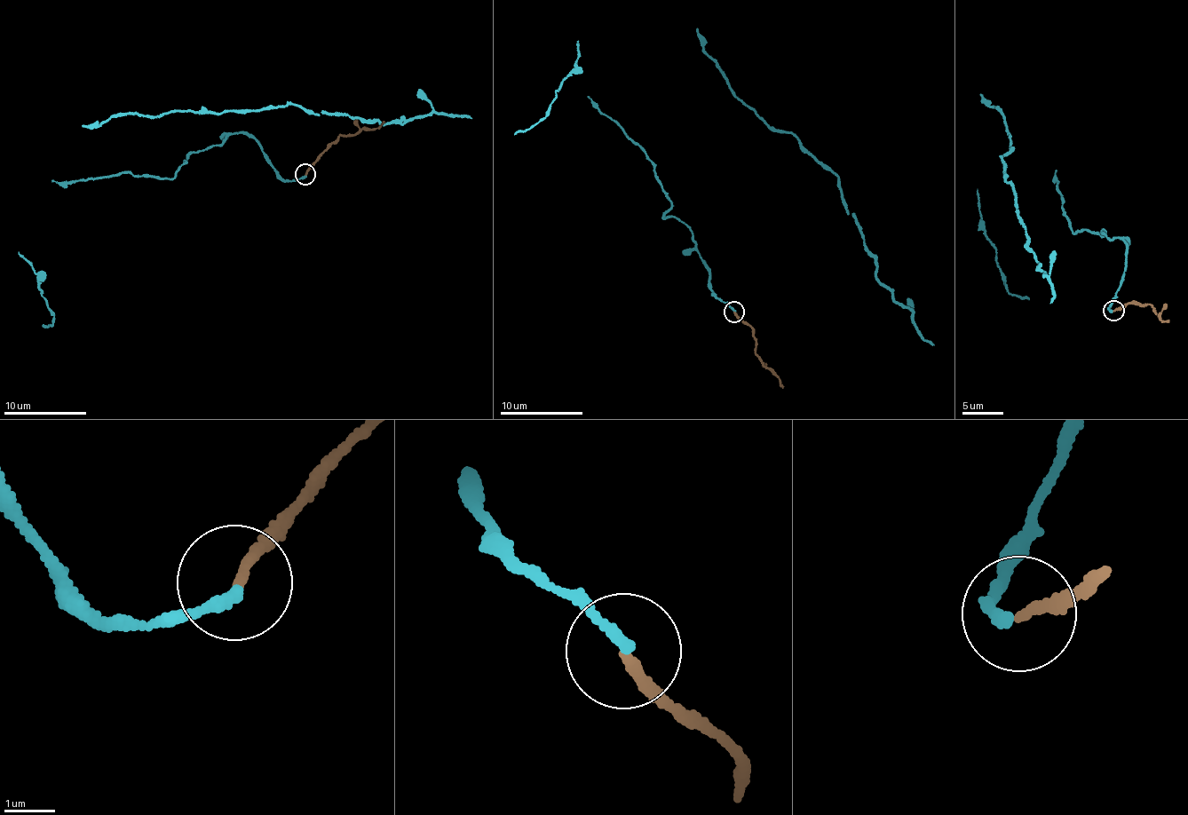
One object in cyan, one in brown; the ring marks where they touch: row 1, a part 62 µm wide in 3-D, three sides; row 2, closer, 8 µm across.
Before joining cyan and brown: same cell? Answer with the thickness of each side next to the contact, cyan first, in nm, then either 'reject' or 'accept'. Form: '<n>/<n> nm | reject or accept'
200/190 nm | accept

